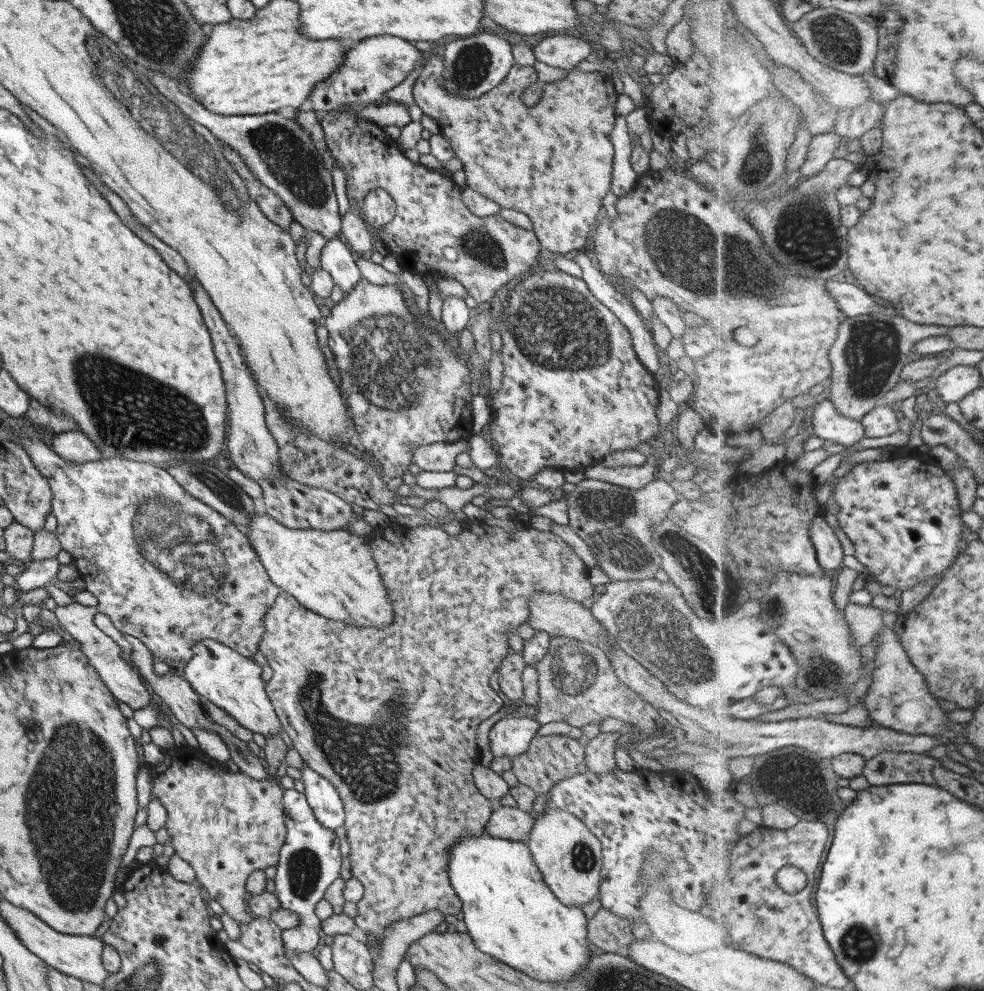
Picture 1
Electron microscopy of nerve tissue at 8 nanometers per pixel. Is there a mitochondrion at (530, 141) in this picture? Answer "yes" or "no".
no

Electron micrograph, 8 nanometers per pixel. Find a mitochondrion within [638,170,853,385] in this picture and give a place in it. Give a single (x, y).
(808, 236)

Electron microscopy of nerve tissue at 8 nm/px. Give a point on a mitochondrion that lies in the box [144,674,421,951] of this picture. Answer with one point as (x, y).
(304, 866)

